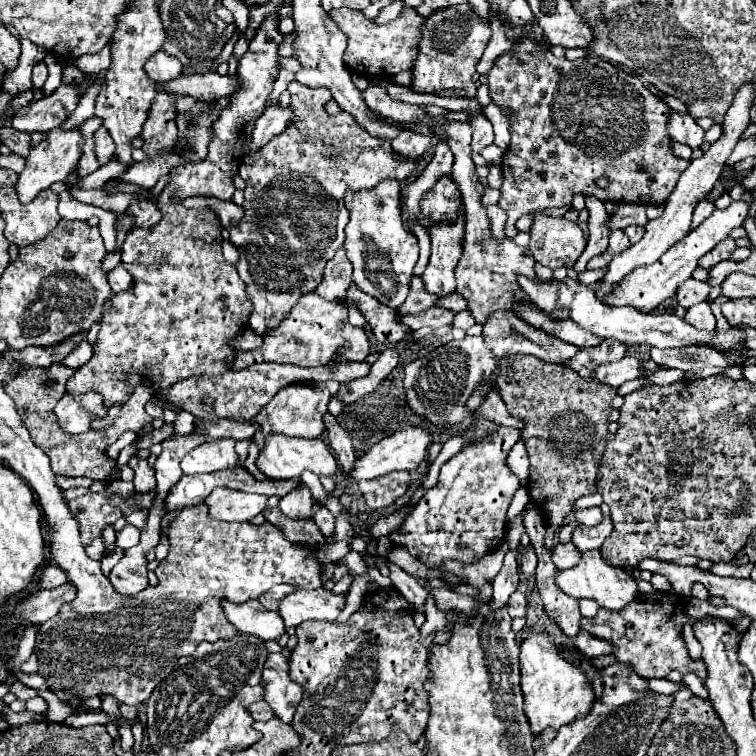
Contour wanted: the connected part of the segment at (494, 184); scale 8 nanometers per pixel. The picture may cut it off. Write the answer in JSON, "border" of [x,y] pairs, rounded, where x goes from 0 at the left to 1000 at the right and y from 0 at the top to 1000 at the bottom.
{"border":[[[652,220],[647,224],[647,230],[644,233],[644,242],[646,249],[661,250],[665,242],[665,233],[661,221]]]}

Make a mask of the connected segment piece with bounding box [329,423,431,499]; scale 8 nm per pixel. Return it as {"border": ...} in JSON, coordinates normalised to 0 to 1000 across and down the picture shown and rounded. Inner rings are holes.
{"border":[[[560,560],[544,565],[538,562],[533,570],[525,570],[522,575],[517,578],[509,578],[504,581],[499,589],[488,591],[485,599],[480,599],[472,610],[470,610],[470,618],[464,620],[464,626],[459,626],[456,636],[448,636],[443,642],[443,647],[435,652],[435,657],[451,657],[456,652],[456,647],[462,644],[464,636],[478,636],[478,634],[496,634],[496,631],[504,631],[504,628],[512,628],[517,623],[528,623],[528,620],[538,620],[538,623],[546,623],[552,620],[552,615],[557,612],[557,607],[562,607],[565,602],[565,591],[570,586],[570,573],[562,570]]]}

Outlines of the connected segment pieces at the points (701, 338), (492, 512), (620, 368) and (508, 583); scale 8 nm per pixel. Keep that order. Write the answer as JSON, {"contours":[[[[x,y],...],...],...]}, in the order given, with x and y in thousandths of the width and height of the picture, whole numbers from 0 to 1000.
{"contours":[[[[747,369],[747,374],[761,385],[761,396],[755,401],[755,422],[774,438],[782,438],[798,448],[816,448],[827,456],[856,456],[856,459],[872,459],[872,462],[903,459],[903,456],[917,456],[917,454],[940,456],[946,462],[967,462],[972,454],[985,451],[985,443],[978,435],[967,435],[962,440],[925,438],[890,414],[848,414],[837,406],[806,406],[806,403],[798,403],[787,393],[787,388],[776,382],[776,377],[766,377],[758,369]]],[[[660,565],[649,578],[620,586],[612,597],[597,604],[581,623],[581,636],[570,644],[536,689],[512,708],[520,724],[536,726],[560,747],[573,753],[591,739],[610,745],[628,745],[639,734],[655,729],[668,705],[671,671],[679,652],[687,647],[687,634],[671,618],[668,607],[673,594],[687,583],[687,567]]],[[[824,472],[821,478],[813,478],[813,480],[798,480],[792,483],[784,493],[782,493],[782,501],[798,507],[798,509],[808,509],[811,515],[821,512],[827,504],[835,504],[835,501],[843,501],[851,491],[848,491],[848,475],[843,472]]],[[[671,729],[668,742],[657,763],[652,766],[652,792],[649,792],[649,806],[663,806],[665,800],[673,798],[673,787],[684,782],[687,761],[684,761],[684,729]]]]}

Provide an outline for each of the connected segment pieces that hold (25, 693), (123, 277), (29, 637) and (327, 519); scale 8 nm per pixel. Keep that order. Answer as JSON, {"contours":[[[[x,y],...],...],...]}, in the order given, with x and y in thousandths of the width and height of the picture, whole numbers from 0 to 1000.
{"contours":[[[[20,901],[20,903],[15,906],[15,917],[17,917],[25,927],[36,927],[36,925],[41,925],[41,922],[49,922],[49,914],[28,906],[25,901]]],[[[155,351],[147,361],[142,361],[142,372],[144,372],[149,388],[157,388],[173,377],[173,364],[163,356],[163,351]]],[[[38,824],[36,832],[33,832],[33,837],[30,837],[30,843],[28,843],[22,866],[17,869],[17,882],[25,882],[45,862],[46,840],[49,840],[49,829],[44,824]]],[[[422,673],[419,679],[417,679],[417,687],[414,687],[417,692],[419,692],[419,697],[422,697],[422,702],[430,708],[430,710],[435,710],[438,708],[438,702],[443,700],[443,684],[435,679],[435,673]]]]}

